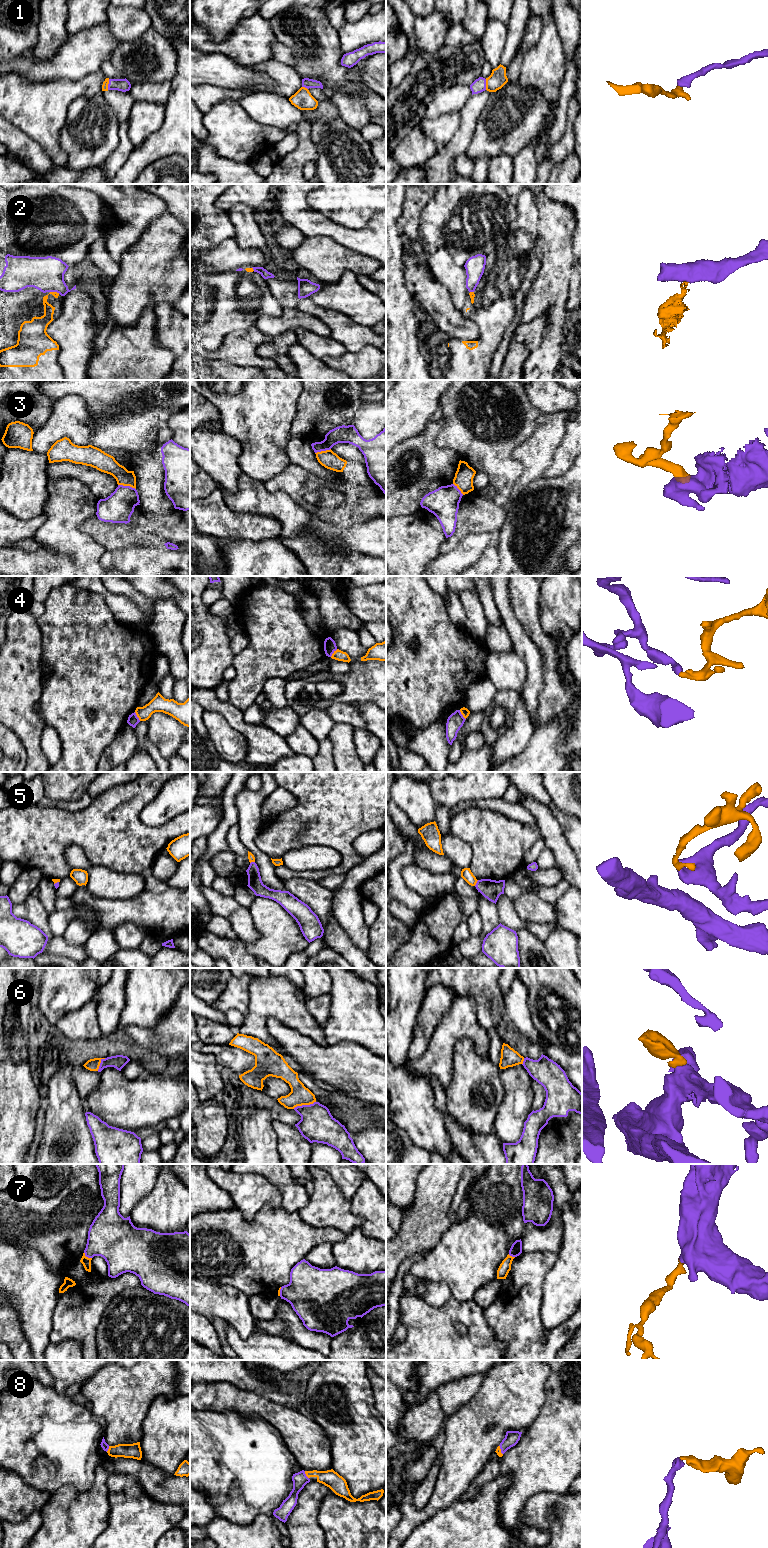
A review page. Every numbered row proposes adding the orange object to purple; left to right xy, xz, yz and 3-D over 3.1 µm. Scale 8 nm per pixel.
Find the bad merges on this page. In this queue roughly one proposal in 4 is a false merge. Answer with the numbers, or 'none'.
2, 4

